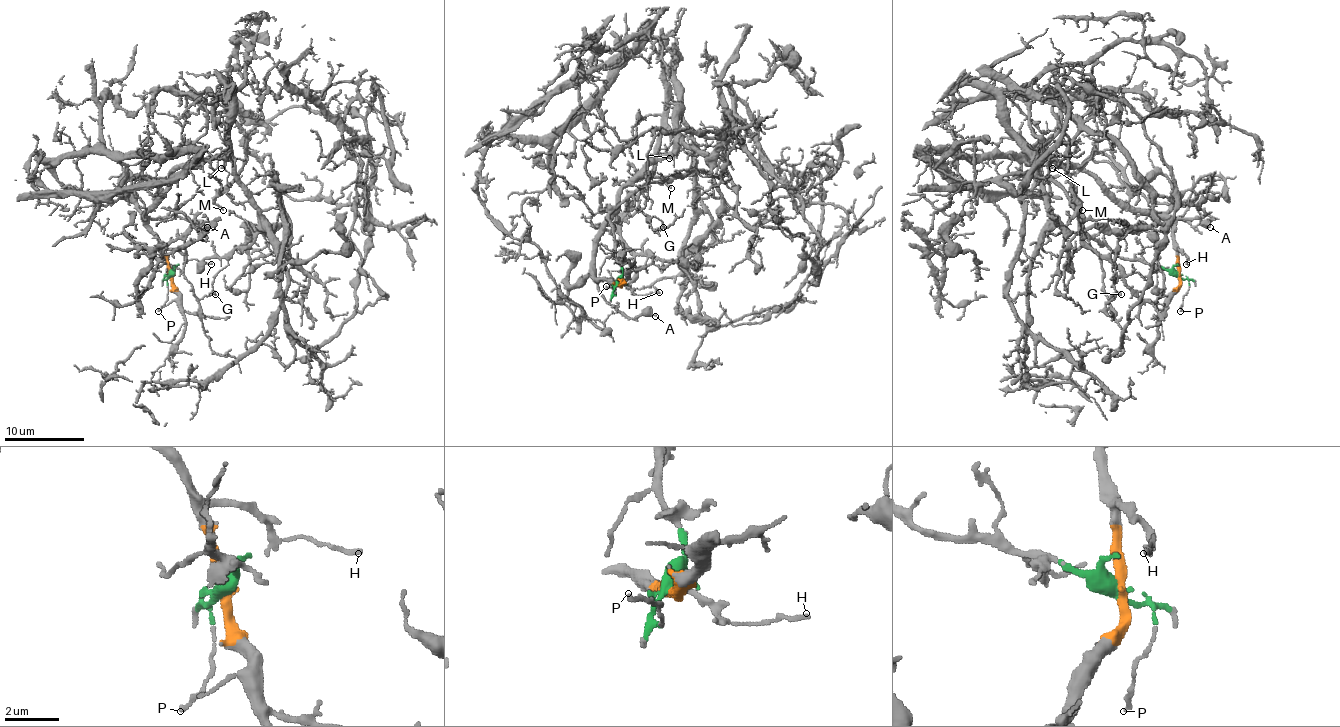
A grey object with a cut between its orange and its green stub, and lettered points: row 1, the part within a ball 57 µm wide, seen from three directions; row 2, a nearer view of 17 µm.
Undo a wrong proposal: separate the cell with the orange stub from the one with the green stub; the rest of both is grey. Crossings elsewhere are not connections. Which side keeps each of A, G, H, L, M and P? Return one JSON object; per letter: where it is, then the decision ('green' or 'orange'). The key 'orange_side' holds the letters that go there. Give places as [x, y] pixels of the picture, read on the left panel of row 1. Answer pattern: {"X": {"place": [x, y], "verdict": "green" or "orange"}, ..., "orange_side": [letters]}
{"A": {"place": [207, 227], "verdict": "orange"}, "G": {"place": [215, 294], "verdict": "green"}, "H": {"place": [211, 264], "verdict": "orange"}, "L": {"place": [221, 168], "verdict": "orange"}, "M": {"place": [223, 210], "verdict": "green"}, "P": {"place": [158, 311], "verdict": "green"}, "orange_side": ["A", "H", "L"]}

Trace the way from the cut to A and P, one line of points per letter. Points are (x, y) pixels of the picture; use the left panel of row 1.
A: (169, 274), (165, 248), (149, 218), (173, 216), (201, 220), (207, 226)
P: (169, 274), (165, 280), (167, 300), (157, 310)

